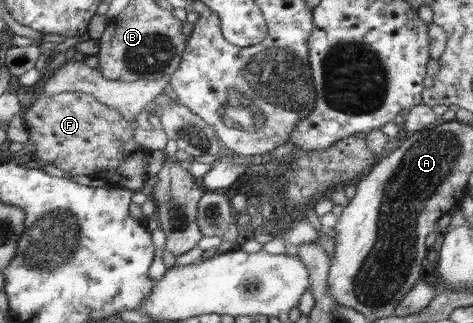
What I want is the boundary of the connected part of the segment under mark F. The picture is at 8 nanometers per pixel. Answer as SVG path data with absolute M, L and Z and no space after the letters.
M68 91L50 97L40 97L33 103L31 109L24 111L21 116L25 136L29 136L34 146L34 152L29 153L27 159L49 161L49 164L56 165L71 175L87 175L95 180L103 179L113 188L141 191L149 179L147 155L150 151L135 141L133 125L121 113L102 105L90 93Z

